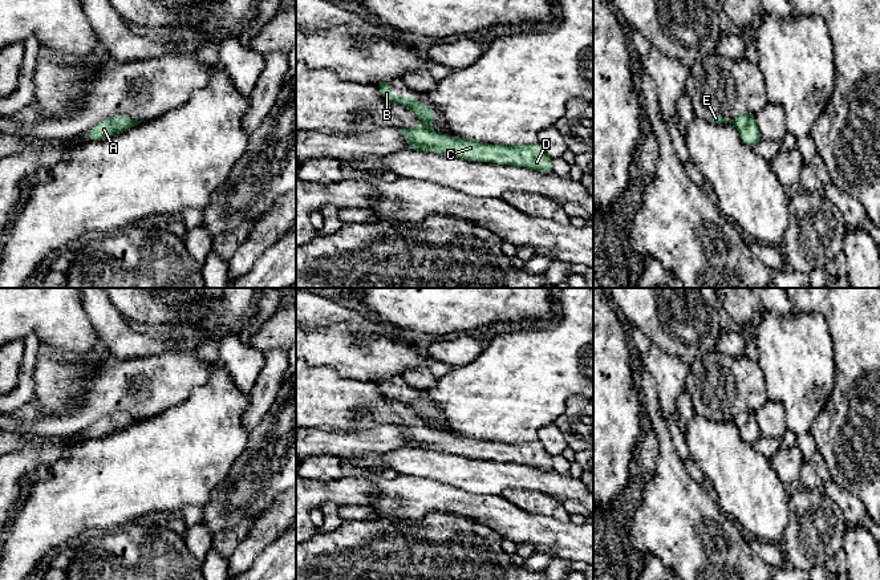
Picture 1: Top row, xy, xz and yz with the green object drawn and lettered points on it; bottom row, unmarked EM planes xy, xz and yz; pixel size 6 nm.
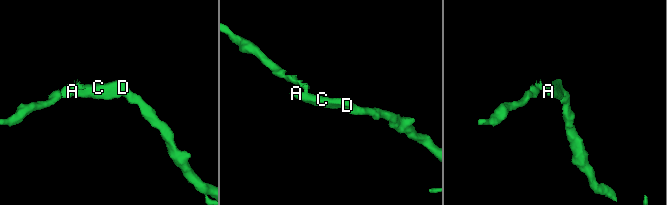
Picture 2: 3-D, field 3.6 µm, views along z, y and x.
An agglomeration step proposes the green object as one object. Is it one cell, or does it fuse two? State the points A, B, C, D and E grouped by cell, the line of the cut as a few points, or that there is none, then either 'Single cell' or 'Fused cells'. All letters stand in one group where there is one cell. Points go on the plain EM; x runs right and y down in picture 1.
Groups: A C D / B E. Split along xz (422, 424), (430, 428). Fused cells

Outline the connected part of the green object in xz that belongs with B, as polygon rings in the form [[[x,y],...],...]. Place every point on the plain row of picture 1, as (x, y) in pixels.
[[[378,380],[377,385],[381,389],[384,396],[409,405],[415,411],[415,414],[422,419],[423,425],[427,425],[429,427],[433,426],[433,417],[434,417],[433,405],[426,405],[423,402],[418,402],[417,394],[394,394],[392,392],[393,390],[392,384],[389,384],[386,380]]]

